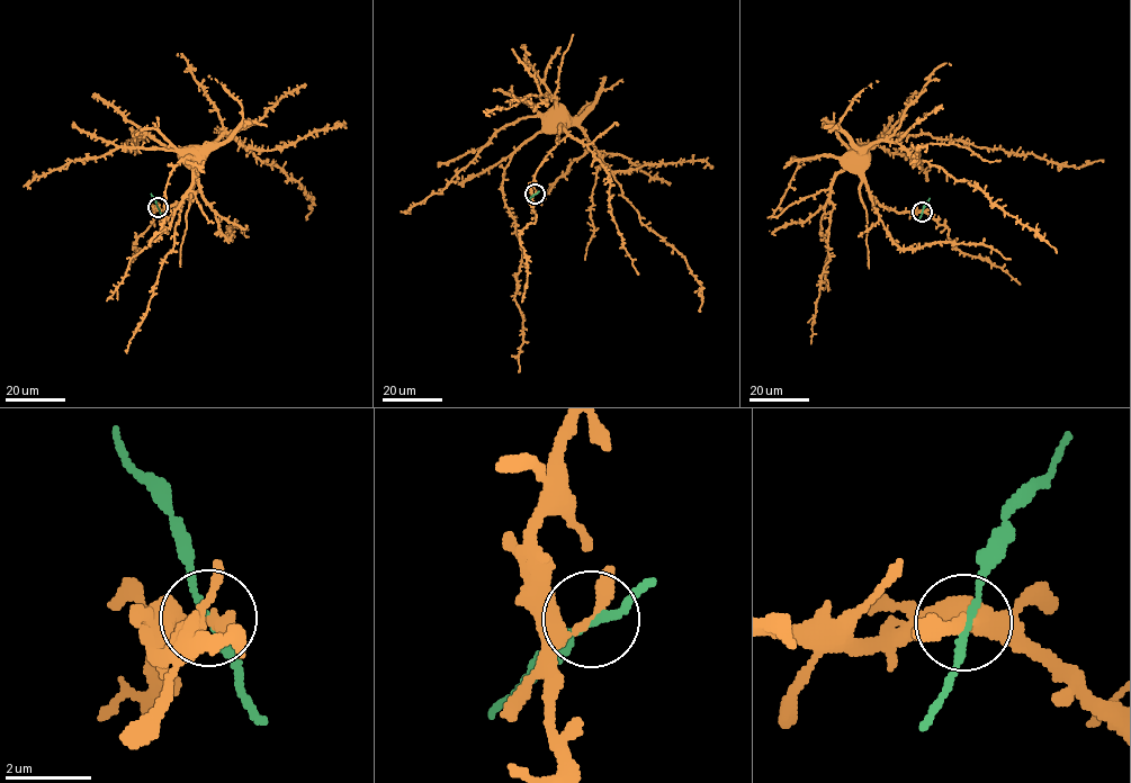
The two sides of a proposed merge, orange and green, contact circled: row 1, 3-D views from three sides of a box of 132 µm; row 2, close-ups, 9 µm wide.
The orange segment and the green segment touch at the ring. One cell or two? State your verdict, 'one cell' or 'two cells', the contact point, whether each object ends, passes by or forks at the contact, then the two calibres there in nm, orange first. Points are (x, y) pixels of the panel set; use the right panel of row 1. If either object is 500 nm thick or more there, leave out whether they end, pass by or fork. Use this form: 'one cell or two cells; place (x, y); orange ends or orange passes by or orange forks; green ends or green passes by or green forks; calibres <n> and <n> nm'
one cell; place (922, 212); orange passes by; green passes by; calibres 280 and 160 nm

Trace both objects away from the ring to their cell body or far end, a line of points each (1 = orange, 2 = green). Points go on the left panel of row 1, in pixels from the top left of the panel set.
1: (158, 206), (198, 188), (194, 169), (147, 135), (133, 131), (145, 138), (131, 141), (131, 151), (126, 142)
2: (158, 206), (151, 192)

